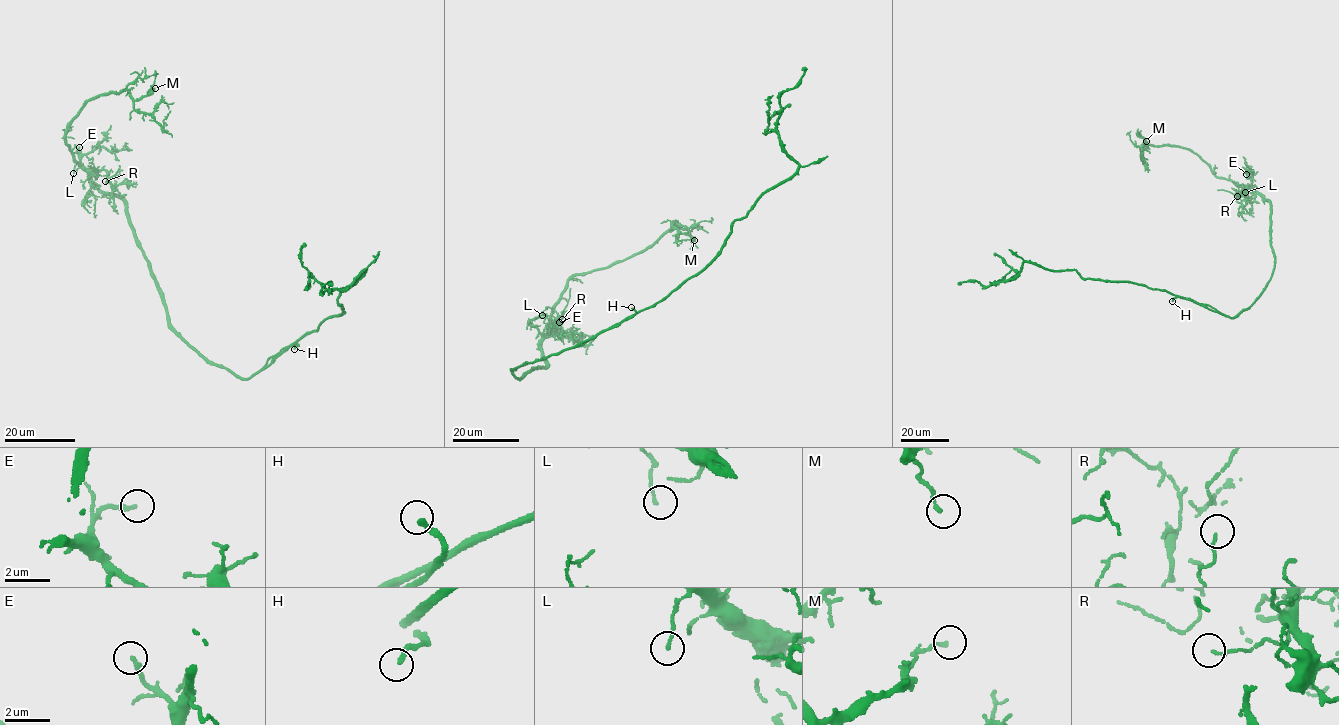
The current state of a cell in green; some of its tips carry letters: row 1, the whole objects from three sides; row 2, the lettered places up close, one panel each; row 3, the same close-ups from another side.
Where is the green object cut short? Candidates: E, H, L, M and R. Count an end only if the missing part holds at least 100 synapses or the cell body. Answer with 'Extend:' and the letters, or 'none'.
Extend: H

